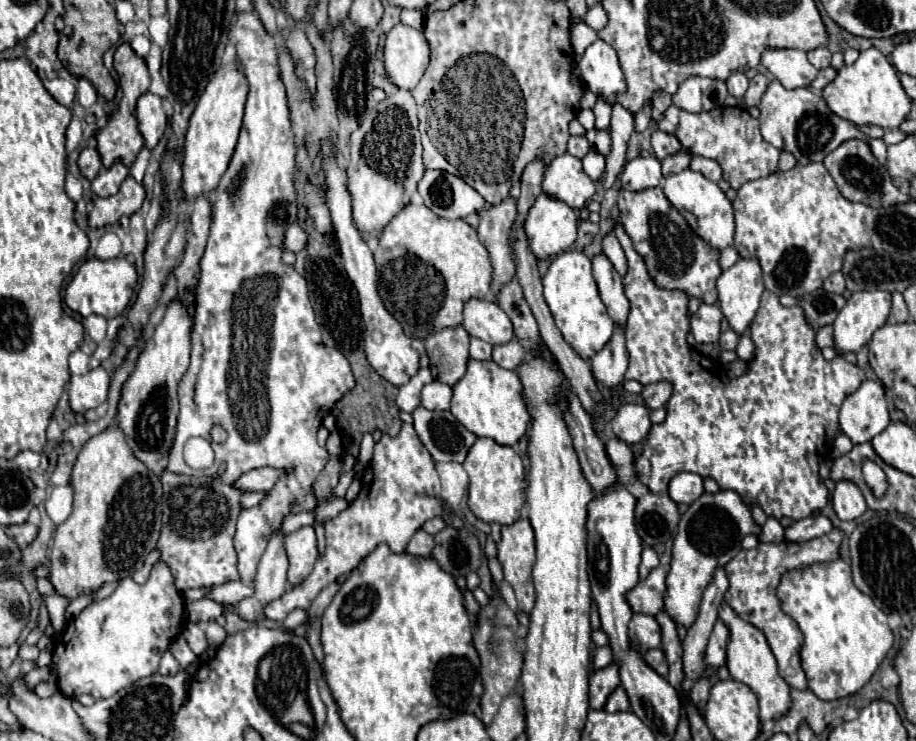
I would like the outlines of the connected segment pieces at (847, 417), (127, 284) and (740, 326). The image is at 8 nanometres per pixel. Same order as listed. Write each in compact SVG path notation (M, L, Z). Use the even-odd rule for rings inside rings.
M863 380L863 384L845 398L839 412L839 424L853 444L869 442L873 436L883 432L889 424L883 386L875 380Z
M91 258L81 264L81 268L73 276L73 280L67 284L63 300L71 310L81 314L83 318L87 318L91 314L99 314L103 318L115 318L127 308L135 284L137 284L137 272L129 260L125 260L125 258L115 258L115 260Z
M741 258L717 278L719 308L733 332L743 334L751 326L763 290L765 286L757 260Z

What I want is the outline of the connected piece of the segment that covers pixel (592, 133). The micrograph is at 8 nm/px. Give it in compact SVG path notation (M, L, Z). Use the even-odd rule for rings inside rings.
M589 130L585 136L587 136L589 144L591 144L595 150L599 150L601 154L609 154L609 148L611 148L609 132L605 132L605 130Z

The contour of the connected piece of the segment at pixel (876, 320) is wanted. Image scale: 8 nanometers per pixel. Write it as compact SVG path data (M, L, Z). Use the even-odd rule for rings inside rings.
M855 292L833 322L835 348L839 354L857 352L873 332L879 330L891 312L891 292Z

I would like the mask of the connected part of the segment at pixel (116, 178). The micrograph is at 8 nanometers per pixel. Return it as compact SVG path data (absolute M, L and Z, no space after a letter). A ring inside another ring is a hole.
M115 162L109 170L101 170L97 174L97 178L91 182L91 192L101 198L113 196L115 192L119 192L119 186L127 176L129 176L129 168L125 168L121 162Z

